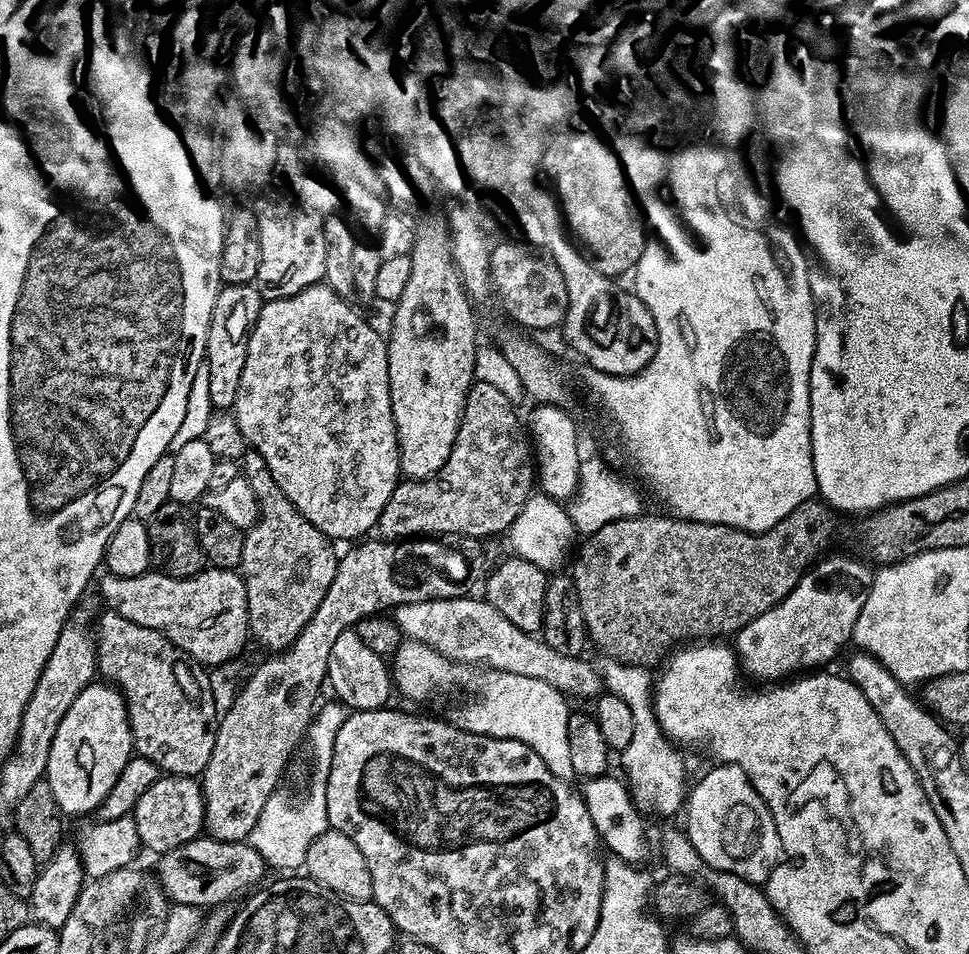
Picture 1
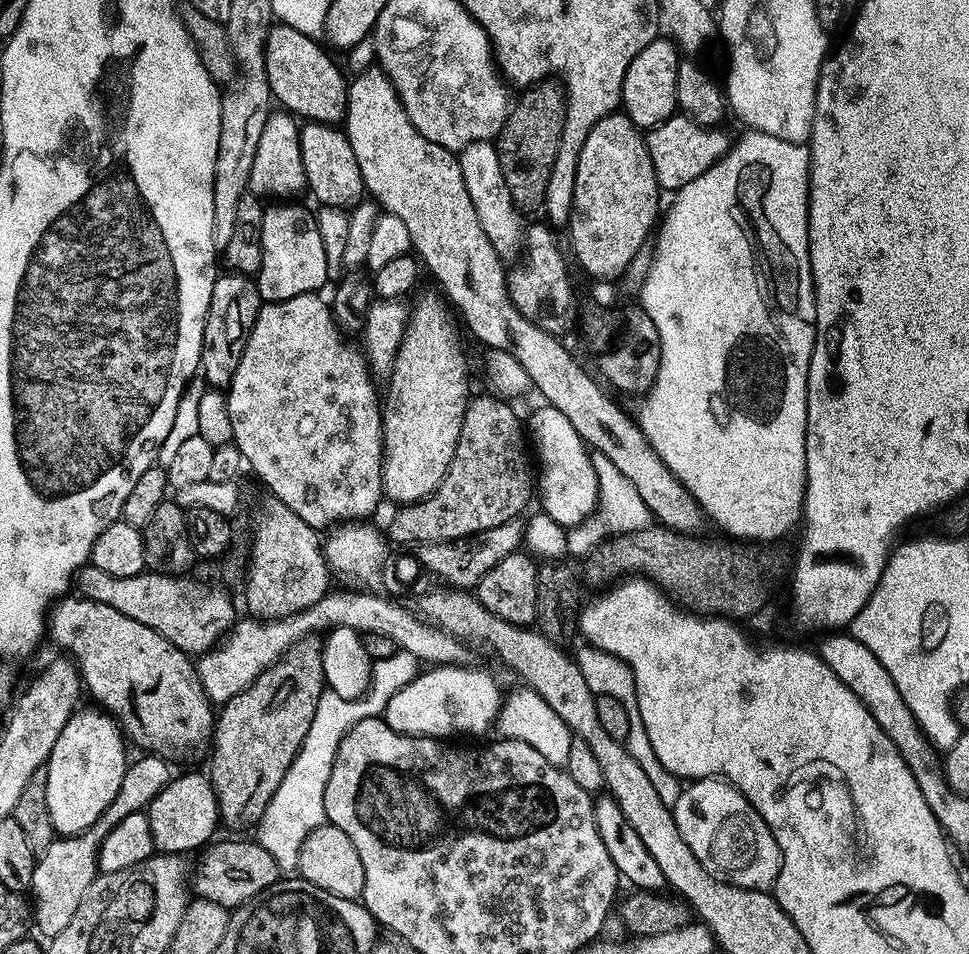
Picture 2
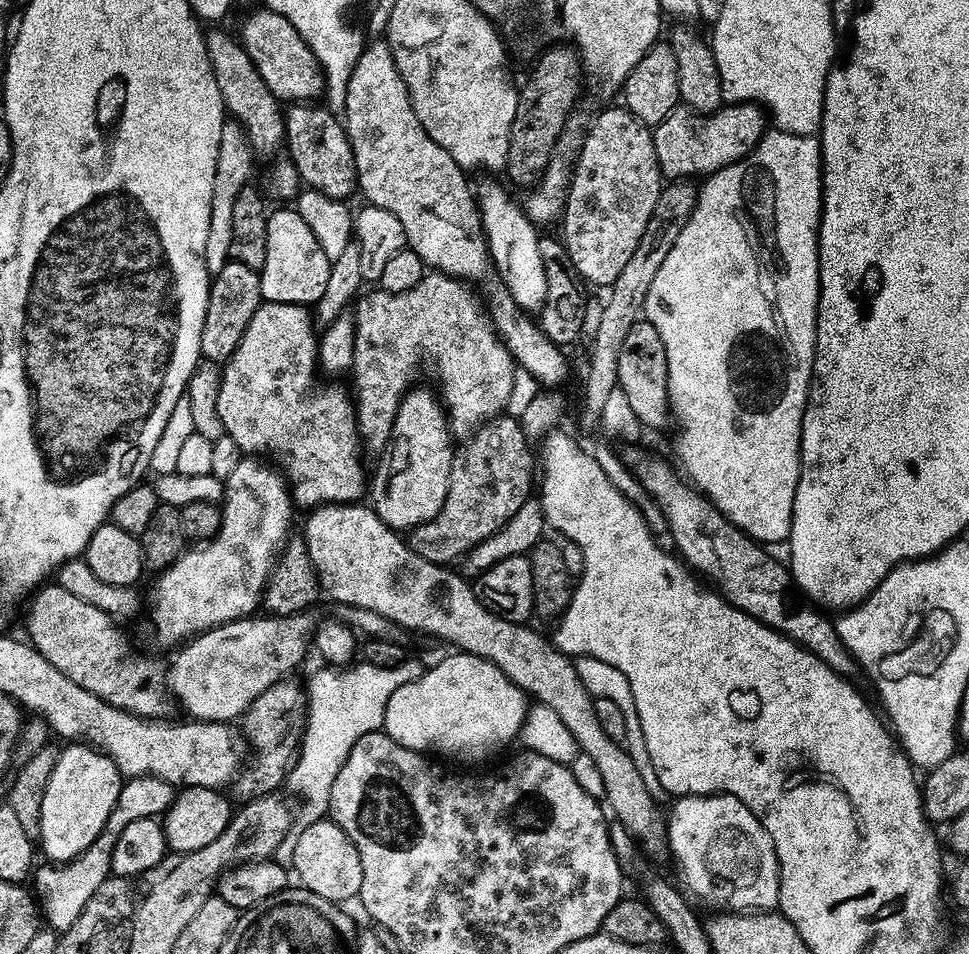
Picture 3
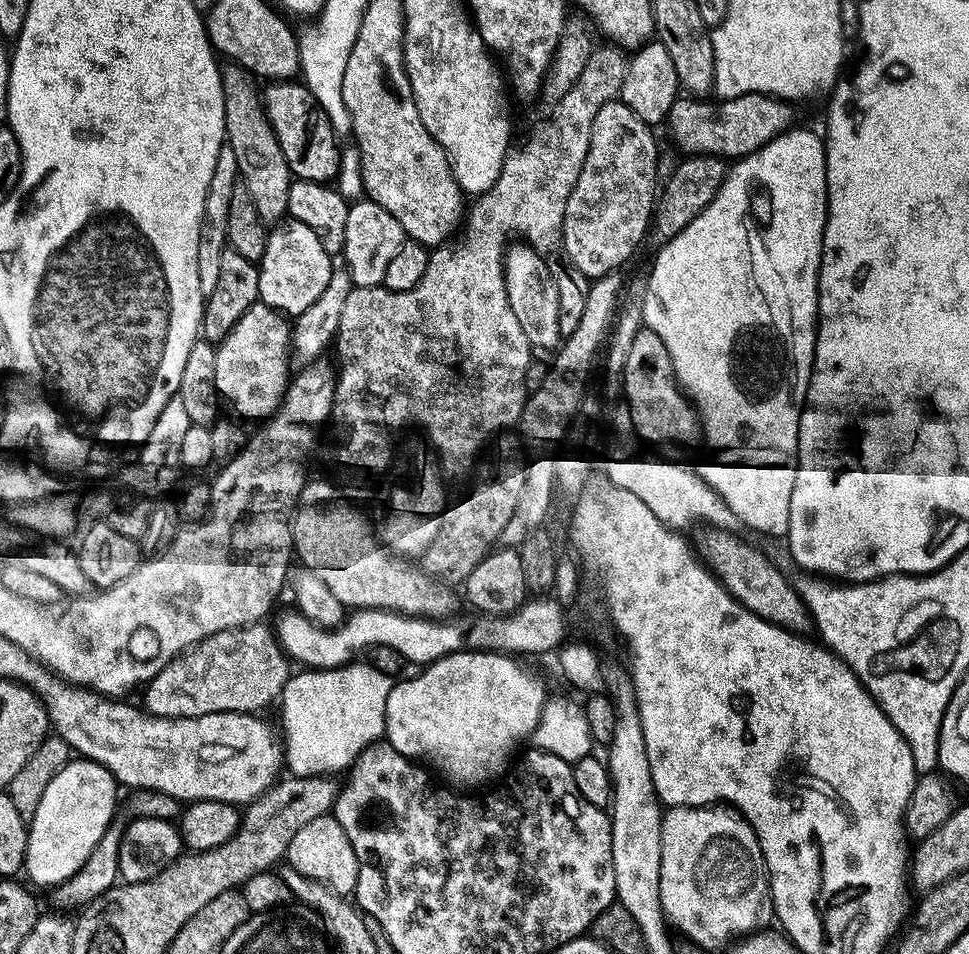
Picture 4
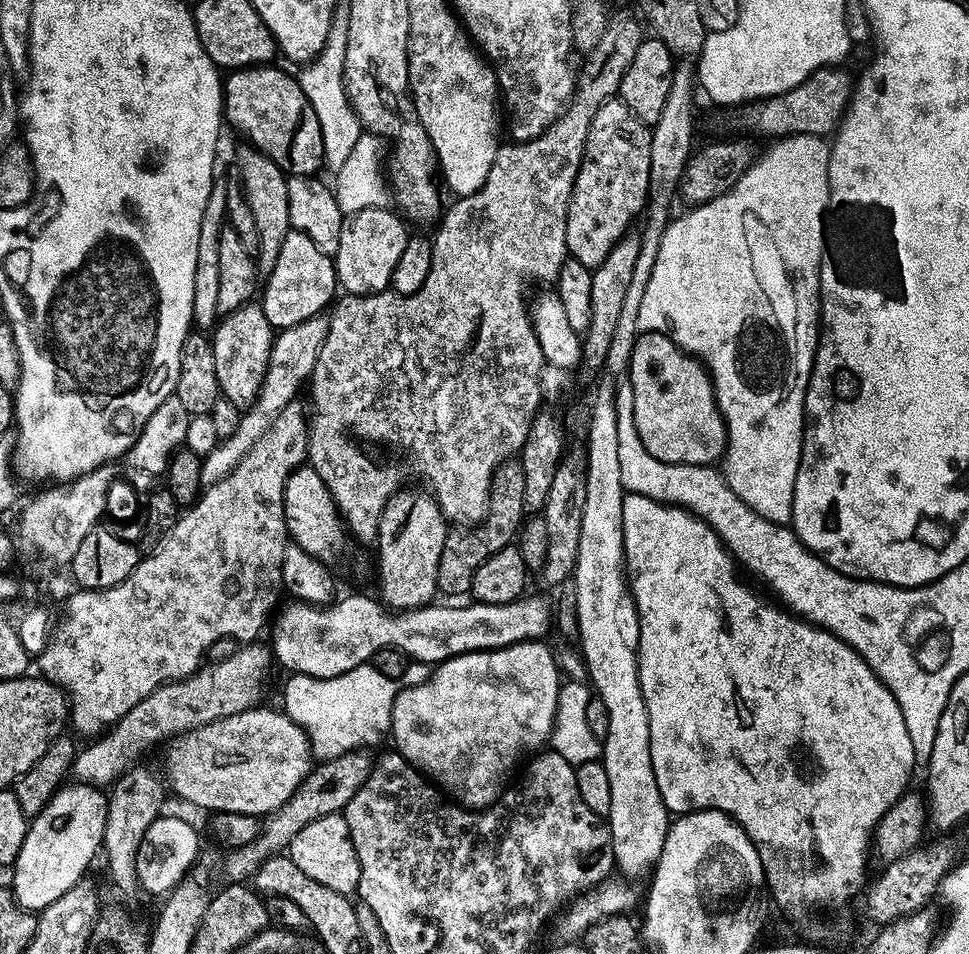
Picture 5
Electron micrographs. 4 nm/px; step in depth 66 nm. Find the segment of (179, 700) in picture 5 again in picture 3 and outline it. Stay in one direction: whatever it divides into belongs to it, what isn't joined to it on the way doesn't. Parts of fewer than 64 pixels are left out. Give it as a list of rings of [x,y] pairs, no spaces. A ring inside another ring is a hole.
[[[253,614],[250,616],[245,616],[242,620],[232,619],[229,624],[220,624],[216,628],[210,628],[207,632],[202,632],[196,635],[193,635],[191,639],[187,641],[179,649],[180,653],[173,658],[172,662],[170,661],[170,667],[167,669],[168,682],[171,688],[171,691],[174,693],[175,699],[178,701],[180,699],[180,704],[182,707],[188,711],[187,715],[189,717],[203,720],[205,722],[232,722],[235,721],[238,717],[241,717],[242,714],[247,711],[248,707],[254,702],[256,698],[264,690],[268,690],[270,686],[274,686],[275,683],[278,683],[279,680],[285,679],[300,662],[300,647],[304,643],[311,641],[314,636],[314,623],[308,617],[308,614]]]

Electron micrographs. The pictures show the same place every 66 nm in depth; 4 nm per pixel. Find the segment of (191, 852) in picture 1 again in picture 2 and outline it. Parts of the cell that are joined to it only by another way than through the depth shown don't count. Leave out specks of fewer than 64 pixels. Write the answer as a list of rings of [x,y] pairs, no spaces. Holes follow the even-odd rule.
[[[255,839],[224,840],[215,844],[205,847],[204,857],[194,864],[194,892],[199,899],[218,902],[226,909],[235,910],[281,879],[282,869],[278,862],[274,862],[274,858],[270,858],[269,852]]]

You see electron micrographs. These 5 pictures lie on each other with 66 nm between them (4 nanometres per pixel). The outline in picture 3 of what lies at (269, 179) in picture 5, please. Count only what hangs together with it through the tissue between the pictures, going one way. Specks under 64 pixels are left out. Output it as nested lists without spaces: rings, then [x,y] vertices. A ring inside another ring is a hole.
[[[212,28],[205,33],[205,40],[211,72],[214,74],[214,82],[217,83],[225,111],[237,123],[243,125],[253,153],[257,157],[268,156],[276,151],[279,145],[281,147],[286,138],[285,117],[280,102],[263,82],[257,68],[250,62],[249,55],[239,41],[226,31],[216,29],[220,28]]]

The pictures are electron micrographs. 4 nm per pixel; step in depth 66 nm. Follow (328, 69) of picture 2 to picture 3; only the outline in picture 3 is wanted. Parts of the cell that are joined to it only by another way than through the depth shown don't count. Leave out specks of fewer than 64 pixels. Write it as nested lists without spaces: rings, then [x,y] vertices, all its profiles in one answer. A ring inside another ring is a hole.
[[[260,6],[257,12],[252,12],[240,24],[240,34],[238,41],[249,55],[250,62],[257,68],[263,82],[270,92],[276,96],[280,102],[312,102],[324,96],[324,71],[320,69],[318,58],[314,58],[314,50],[302,38],[302,34],[282,14],[275,13],[274,10]]]

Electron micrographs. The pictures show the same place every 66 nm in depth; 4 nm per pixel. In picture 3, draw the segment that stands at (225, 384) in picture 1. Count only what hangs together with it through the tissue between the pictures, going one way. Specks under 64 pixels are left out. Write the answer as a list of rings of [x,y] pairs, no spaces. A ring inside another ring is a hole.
[[[229,259],[216,276],[211,277],[208,286],[208,305],[206,318],[202,326],[200,339],[200,355],[209,364],[223,366],[238,348],[242,334],[246,334],[246,326],[250,326],[250,318],[260,309],[260,274],[250,270],[250,266],[242,266],[242,262]]]

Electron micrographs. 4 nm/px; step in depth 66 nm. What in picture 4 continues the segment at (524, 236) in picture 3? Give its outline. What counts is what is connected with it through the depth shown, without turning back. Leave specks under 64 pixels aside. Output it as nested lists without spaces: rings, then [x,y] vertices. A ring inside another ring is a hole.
[[[523,245],[518,250],[509,249],[504,259],[504,285],[510,308],[518,320],[522,332],[533,349],[557,349],[562,342],[559,322],[559,292],[556,281],[551,276],[545,257],[531,245]]]

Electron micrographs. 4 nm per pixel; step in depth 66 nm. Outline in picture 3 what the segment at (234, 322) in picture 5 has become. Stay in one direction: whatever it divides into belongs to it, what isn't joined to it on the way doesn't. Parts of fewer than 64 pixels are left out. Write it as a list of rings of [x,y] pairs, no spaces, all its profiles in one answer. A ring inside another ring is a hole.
[[[261,303],[260,309],[250,318],[250,326],[246,326],[246,334],[238,342],[238,348],[234,354],[223,365],[220,373],[220,393],[218,394],[218,417],[222,420],[225,433],[238,442],[241,453],[244,454],[264,454],[269,452],[273,456],[271,459],[282,469],[287,483],[290,485],[290,495],[293,505],[304,507],[304,510],[319,508],[322,504],[346,504],[356,502],[360,496],[366,492],[366,472],[364,476],[364,464],[360,461],[360,448],[362,441],[360,438],[360,427],[356,424],[356,406],[353,397],[344,388],[332,384],[329,388],[312,388],[316,384],[316,372],[318,373],[318,332],[314,327],[314,316],[305,305],[302,304],[269,304]]]

